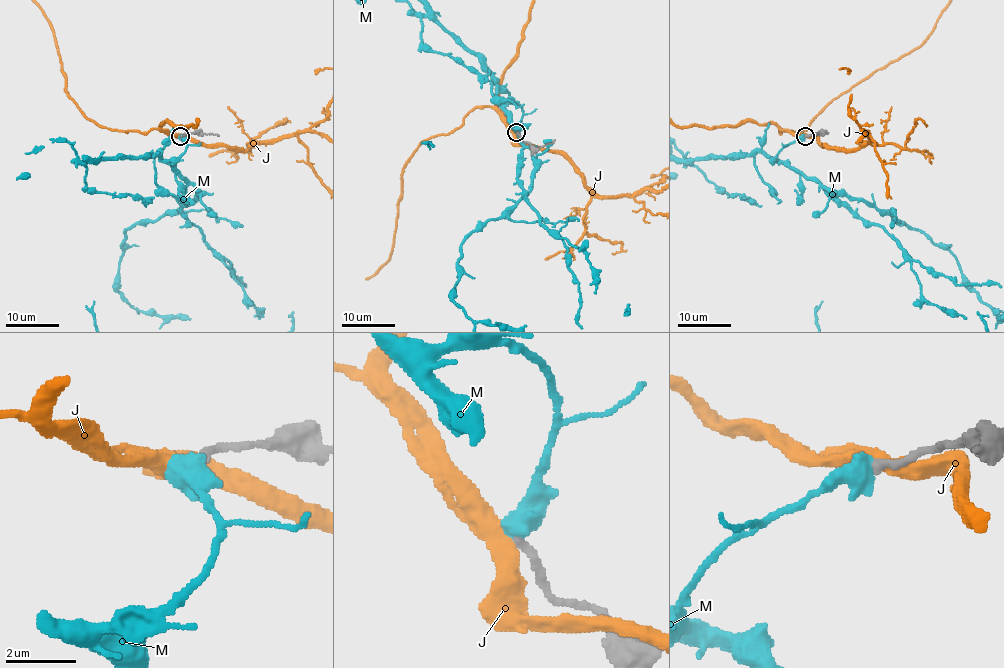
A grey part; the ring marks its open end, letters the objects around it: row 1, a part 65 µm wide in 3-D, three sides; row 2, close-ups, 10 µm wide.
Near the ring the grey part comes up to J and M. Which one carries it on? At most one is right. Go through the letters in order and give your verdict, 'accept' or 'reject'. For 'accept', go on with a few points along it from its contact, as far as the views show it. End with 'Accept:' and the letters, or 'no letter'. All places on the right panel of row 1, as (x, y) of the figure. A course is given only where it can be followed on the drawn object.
J: reject
M: accept
Accept: M

